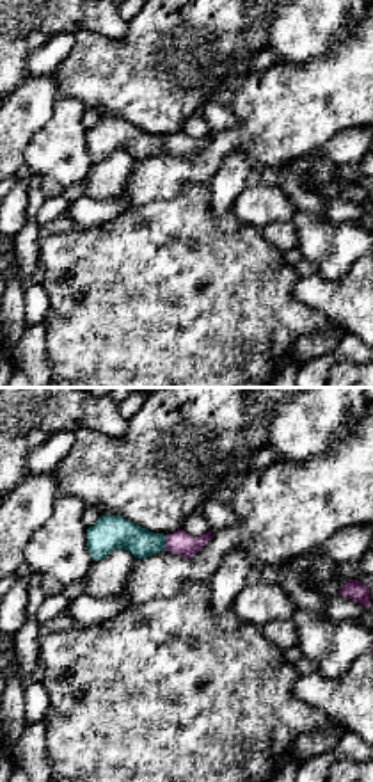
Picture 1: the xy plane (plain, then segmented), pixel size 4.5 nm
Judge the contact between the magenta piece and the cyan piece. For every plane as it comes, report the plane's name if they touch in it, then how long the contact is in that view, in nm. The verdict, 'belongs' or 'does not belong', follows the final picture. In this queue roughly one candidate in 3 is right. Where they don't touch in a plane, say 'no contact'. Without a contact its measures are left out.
meets magenta in xy; contact 70 nm long

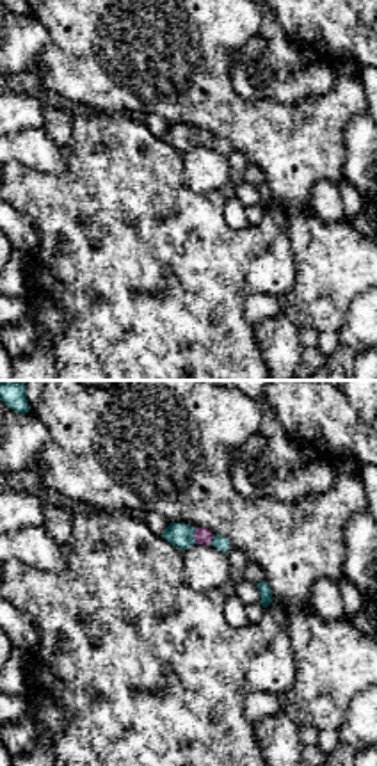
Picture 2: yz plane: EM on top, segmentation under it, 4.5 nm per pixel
meets magenta in yz; contact 70 nm long

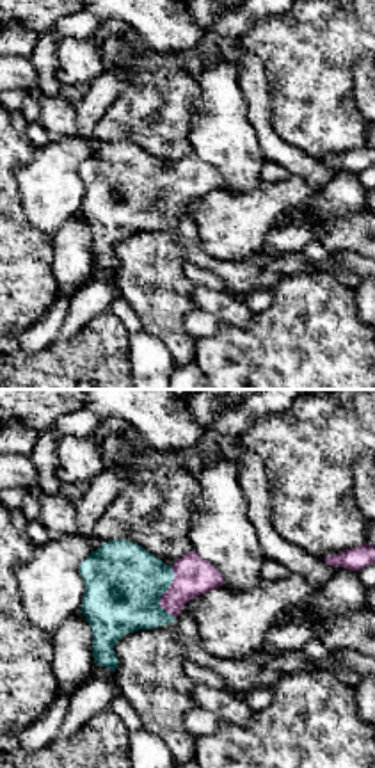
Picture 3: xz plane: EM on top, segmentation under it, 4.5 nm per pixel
meets magenta in xz; contact 240 nm long

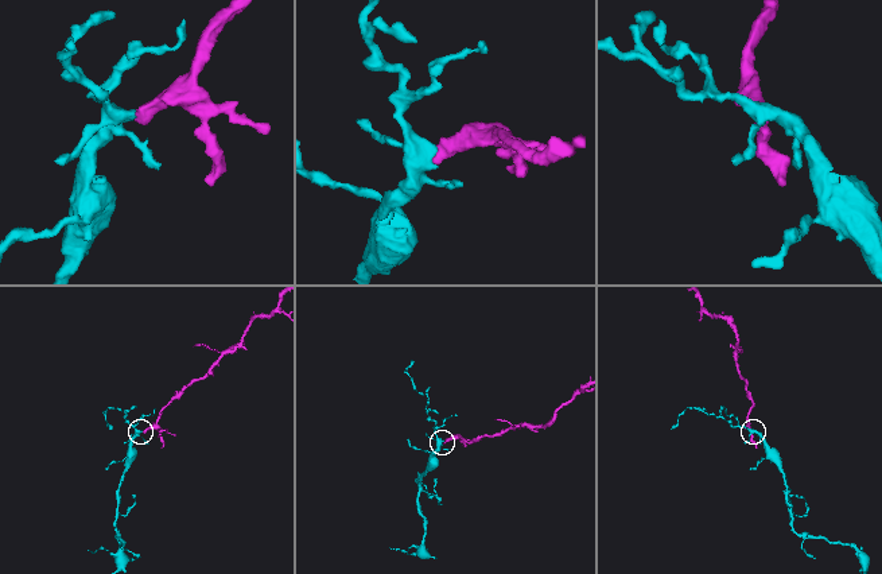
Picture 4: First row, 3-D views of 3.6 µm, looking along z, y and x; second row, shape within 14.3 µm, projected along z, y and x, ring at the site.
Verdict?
belongs

